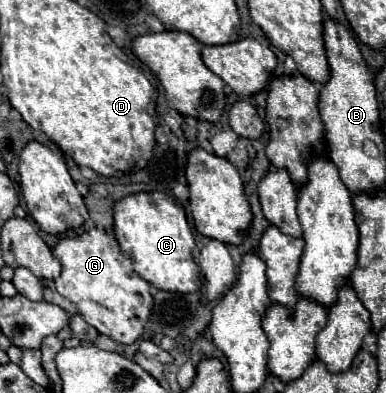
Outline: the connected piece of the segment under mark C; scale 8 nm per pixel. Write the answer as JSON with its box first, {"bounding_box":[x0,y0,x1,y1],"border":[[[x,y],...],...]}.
{"bounding_box":[113,192,201,292],"border":[[[163,192],[129,194],[113,208],[115,238],[133,262],[135,272],[167,292],[195,292],[201,288],[201,270],[195,264],[195,238],[187,224],[185,210],[179,202],[169,200]]]}

